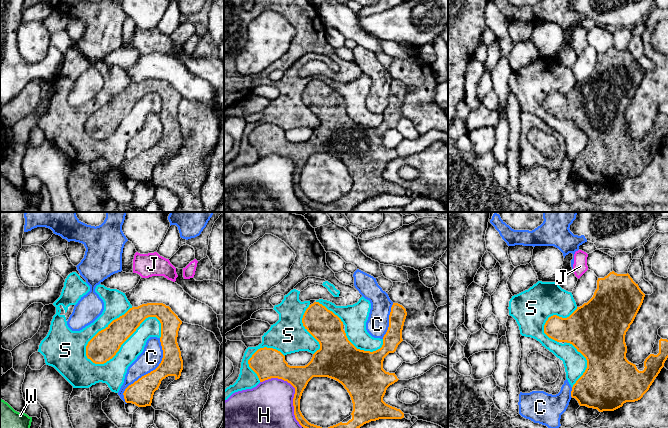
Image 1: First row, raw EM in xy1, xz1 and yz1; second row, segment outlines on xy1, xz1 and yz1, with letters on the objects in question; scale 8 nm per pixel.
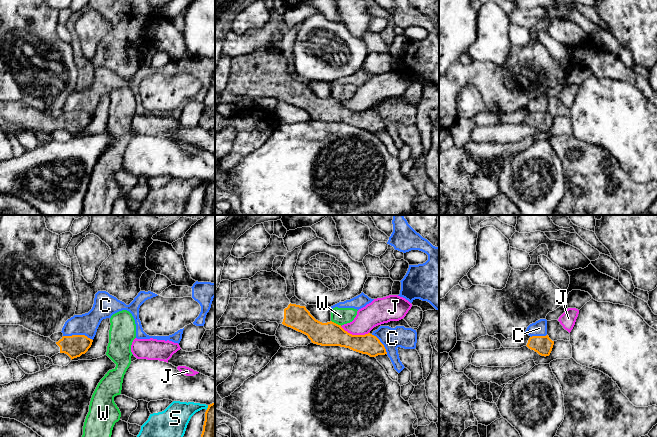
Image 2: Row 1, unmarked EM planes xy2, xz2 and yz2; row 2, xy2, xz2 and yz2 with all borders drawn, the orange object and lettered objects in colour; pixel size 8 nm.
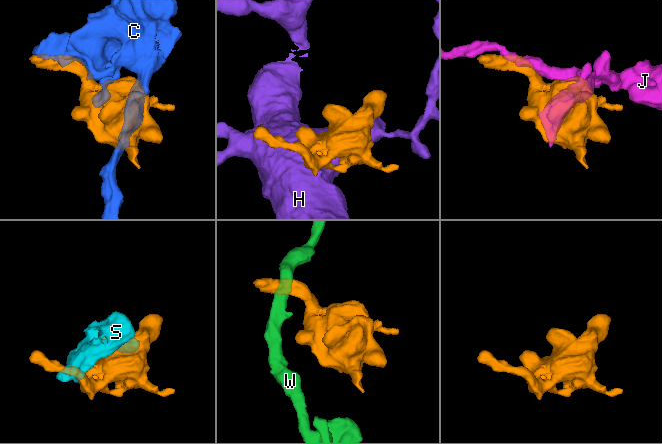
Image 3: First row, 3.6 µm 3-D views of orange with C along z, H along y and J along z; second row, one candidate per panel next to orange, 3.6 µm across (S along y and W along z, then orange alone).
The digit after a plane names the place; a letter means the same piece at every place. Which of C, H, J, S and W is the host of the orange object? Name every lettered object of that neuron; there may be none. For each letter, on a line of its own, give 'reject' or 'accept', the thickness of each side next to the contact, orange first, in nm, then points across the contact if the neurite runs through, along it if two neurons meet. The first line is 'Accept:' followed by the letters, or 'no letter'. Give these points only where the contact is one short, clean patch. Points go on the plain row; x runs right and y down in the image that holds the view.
Accept: no letter
C: reject; 200 nm thick on the orange side, 170 nm on the other
H: reject; 190 nm thick on the orange side, 380 nm on the other
J: reject; 190 nm thick on the orange side, 190 nm on the other; border along xz2 (340, 102), (352, 110), (368, 109)
S: reject; 220 nm thick on the orange side, 200 nm on the other
W: reject; 190 nm thick on the orange side, 140 nm on the other; border along xz2 (331, 96), (341, 101)

